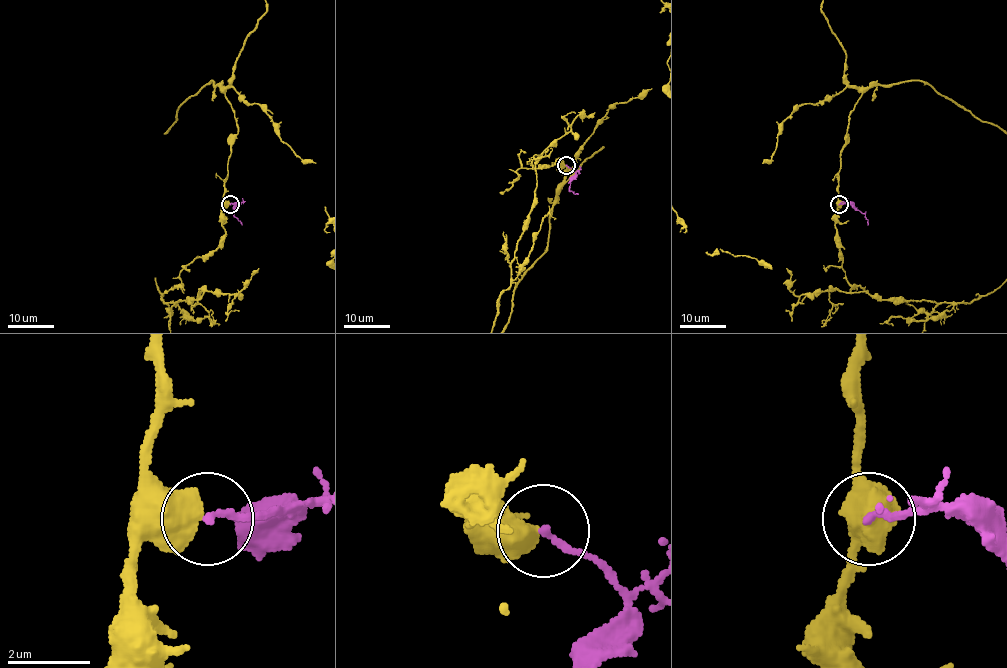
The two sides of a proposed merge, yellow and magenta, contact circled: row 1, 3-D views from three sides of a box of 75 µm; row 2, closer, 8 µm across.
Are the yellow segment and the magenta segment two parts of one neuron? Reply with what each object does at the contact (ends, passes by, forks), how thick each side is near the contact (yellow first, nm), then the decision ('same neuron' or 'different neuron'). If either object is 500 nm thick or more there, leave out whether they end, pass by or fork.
700 nm thick on the yellow side, 170 nm on the other; different neuron

